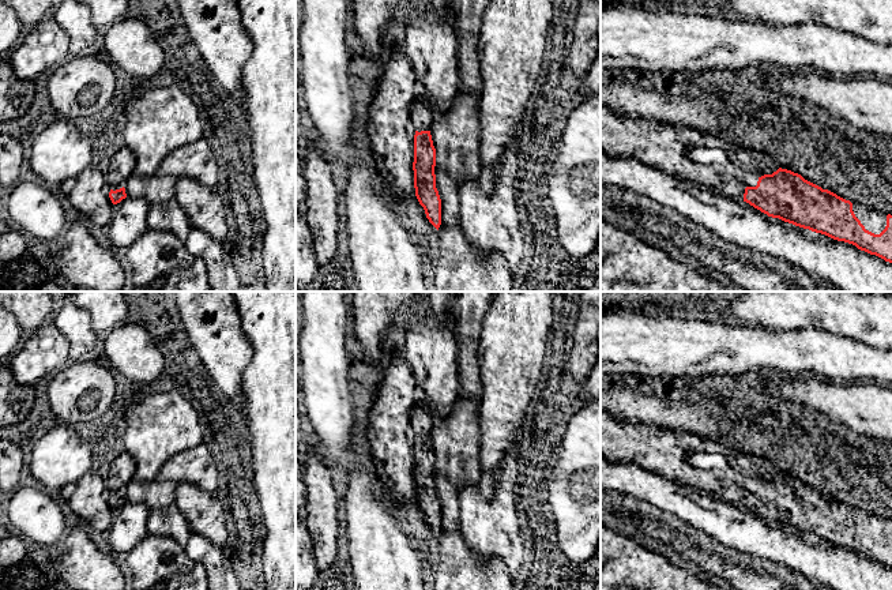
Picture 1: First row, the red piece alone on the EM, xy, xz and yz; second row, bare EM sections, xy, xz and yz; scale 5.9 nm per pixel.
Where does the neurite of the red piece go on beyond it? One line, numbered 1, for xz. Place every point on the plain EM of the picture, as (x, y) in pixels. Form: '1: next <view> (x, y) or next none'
1: next xz (422, 420)

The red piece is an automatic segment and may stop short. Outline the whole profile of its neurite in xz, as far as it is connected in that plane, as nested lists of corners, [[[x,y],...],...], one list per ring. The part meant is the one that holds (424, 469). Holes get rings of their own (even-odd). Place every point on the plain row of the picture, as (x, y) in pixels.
[[[419,399],[411,414],[411,432],[414,440],[414,493],[426,523],[439,535],[441,530],[441,504],[436,493],[436,454],[433,451],[430,431],[433,416]]]

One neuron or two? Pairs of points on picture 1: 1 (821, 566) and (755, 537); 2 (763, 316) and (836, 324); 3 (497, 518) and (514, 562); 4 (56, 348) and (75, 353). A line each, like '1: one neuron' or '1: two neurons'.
1: one neuron
2: one neuron
3: one neuron
4: two neurons

